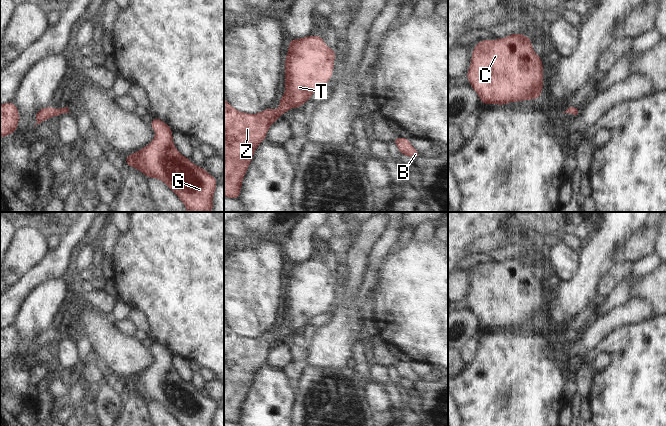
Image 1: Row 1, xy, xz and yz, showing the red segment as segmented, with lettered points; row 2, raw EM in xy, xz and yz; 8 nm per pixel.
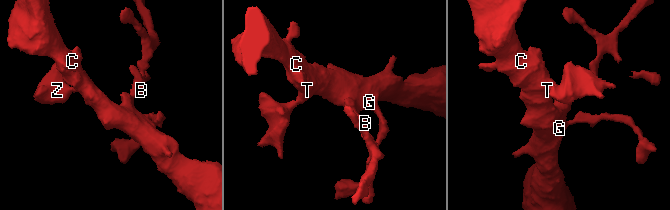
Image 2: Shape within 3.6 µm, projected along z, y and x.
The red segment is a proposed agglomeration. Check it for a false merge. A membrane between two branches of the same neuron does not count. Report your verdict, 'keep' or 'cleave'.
keep

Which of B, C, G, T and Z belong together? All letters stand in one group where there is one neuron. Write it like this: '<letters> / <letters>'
B C G T Z

